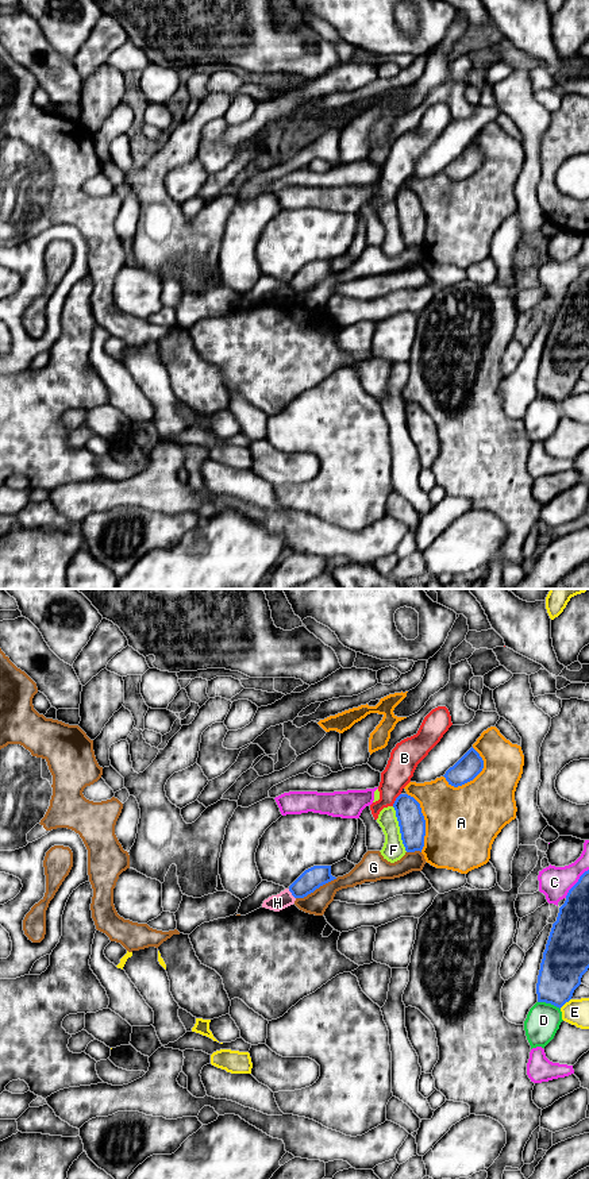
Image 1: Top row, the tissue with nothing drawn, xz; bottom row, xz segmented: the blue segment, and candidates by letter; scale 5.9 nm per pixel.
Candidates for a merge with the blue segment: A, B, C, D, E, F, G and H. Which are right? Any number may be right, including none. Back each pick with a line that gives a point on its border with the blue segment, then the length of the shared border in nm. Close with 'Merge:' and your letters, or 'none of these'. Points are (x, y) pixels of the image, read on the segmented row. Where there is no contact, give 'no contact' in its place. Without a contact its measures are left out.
Merge: none of these

